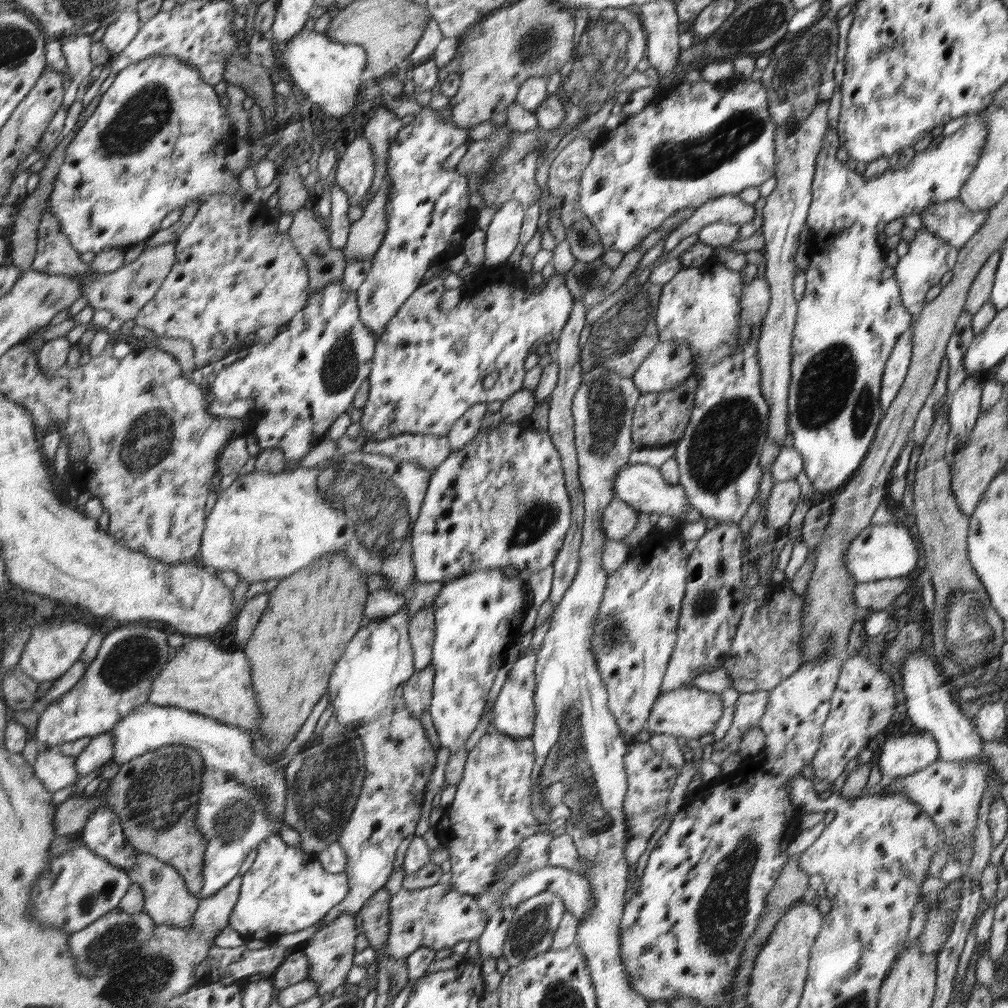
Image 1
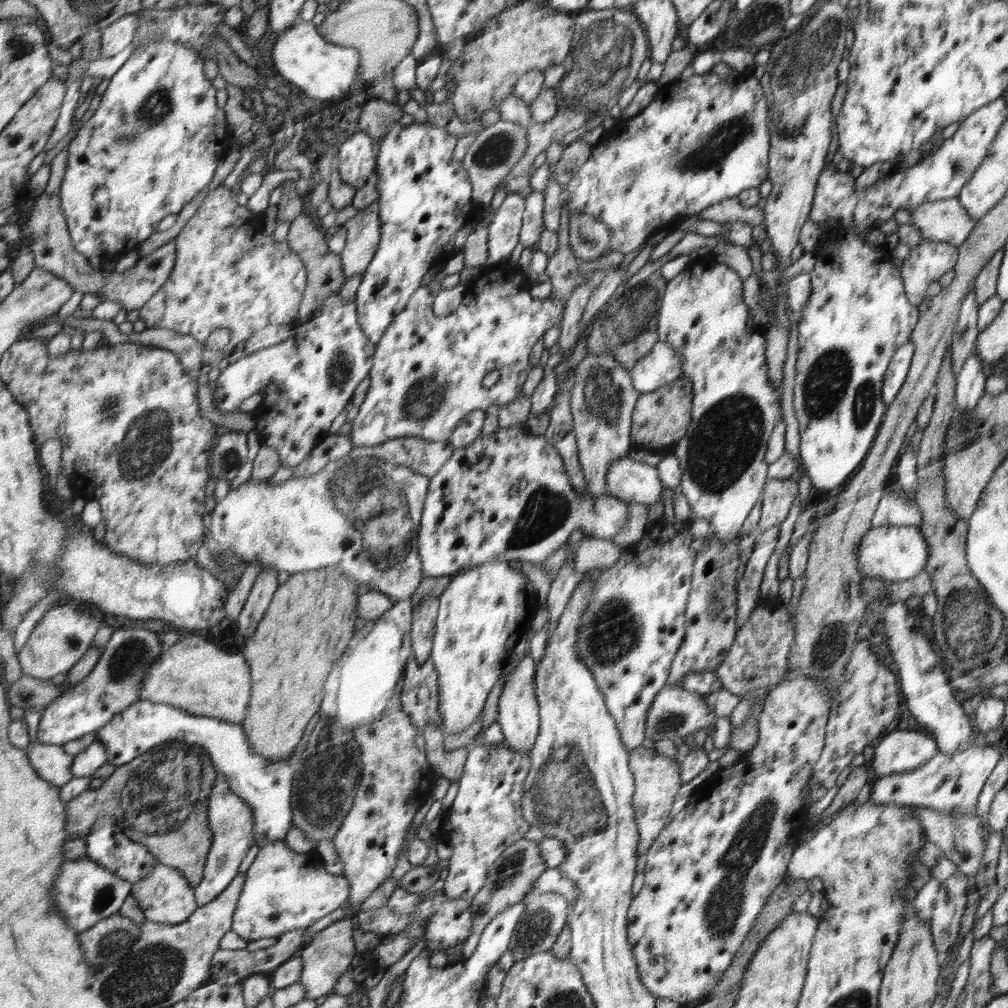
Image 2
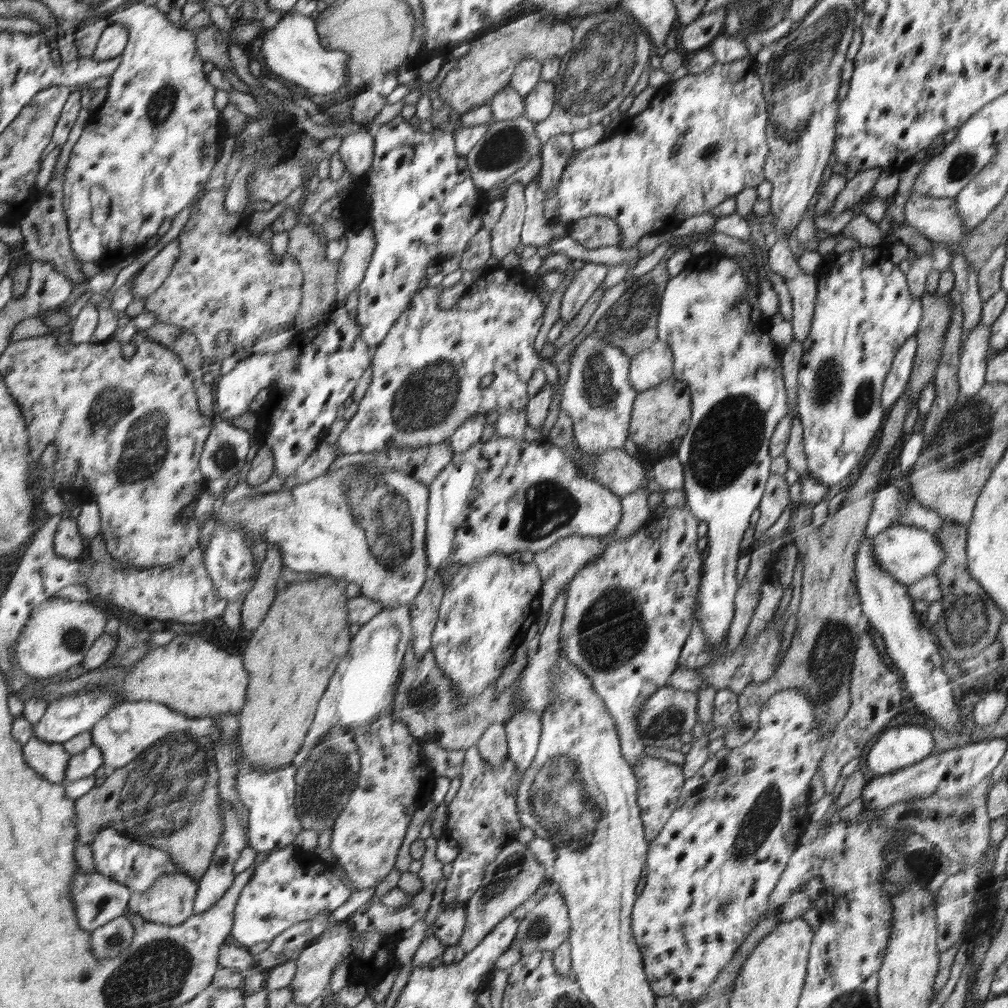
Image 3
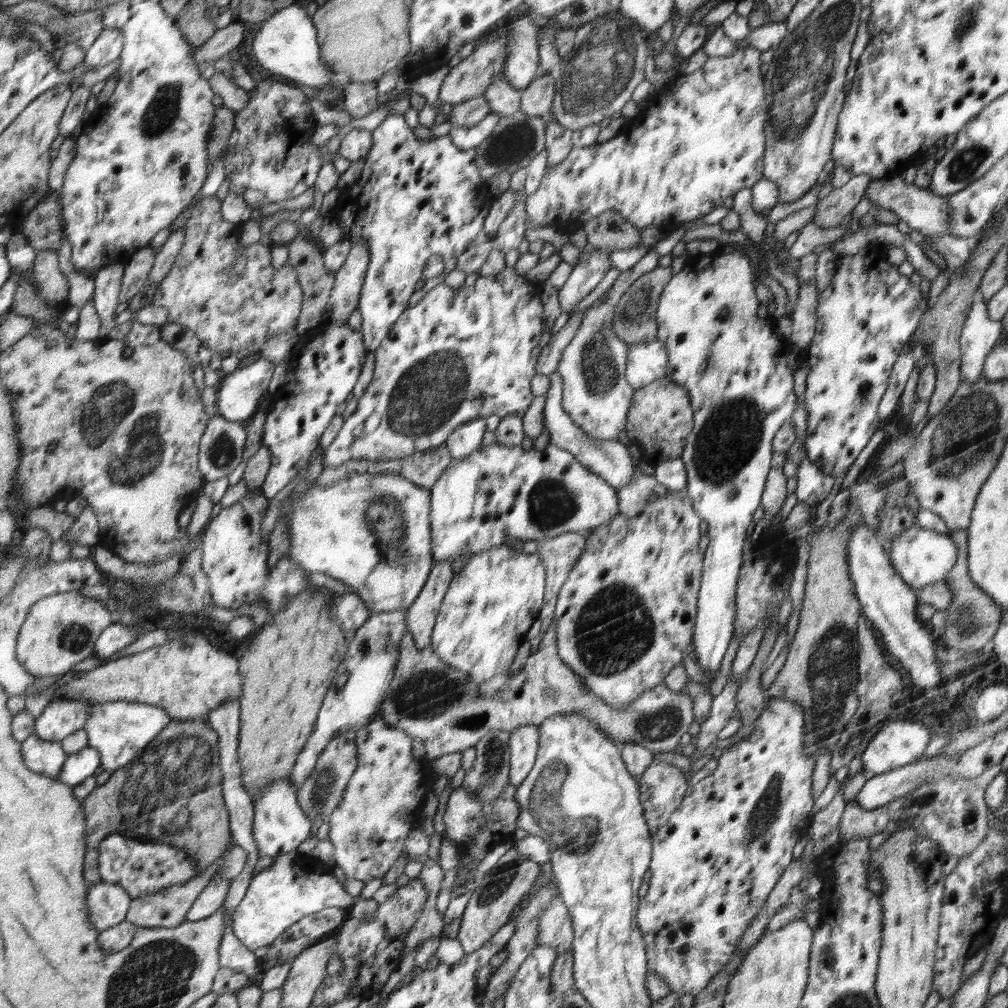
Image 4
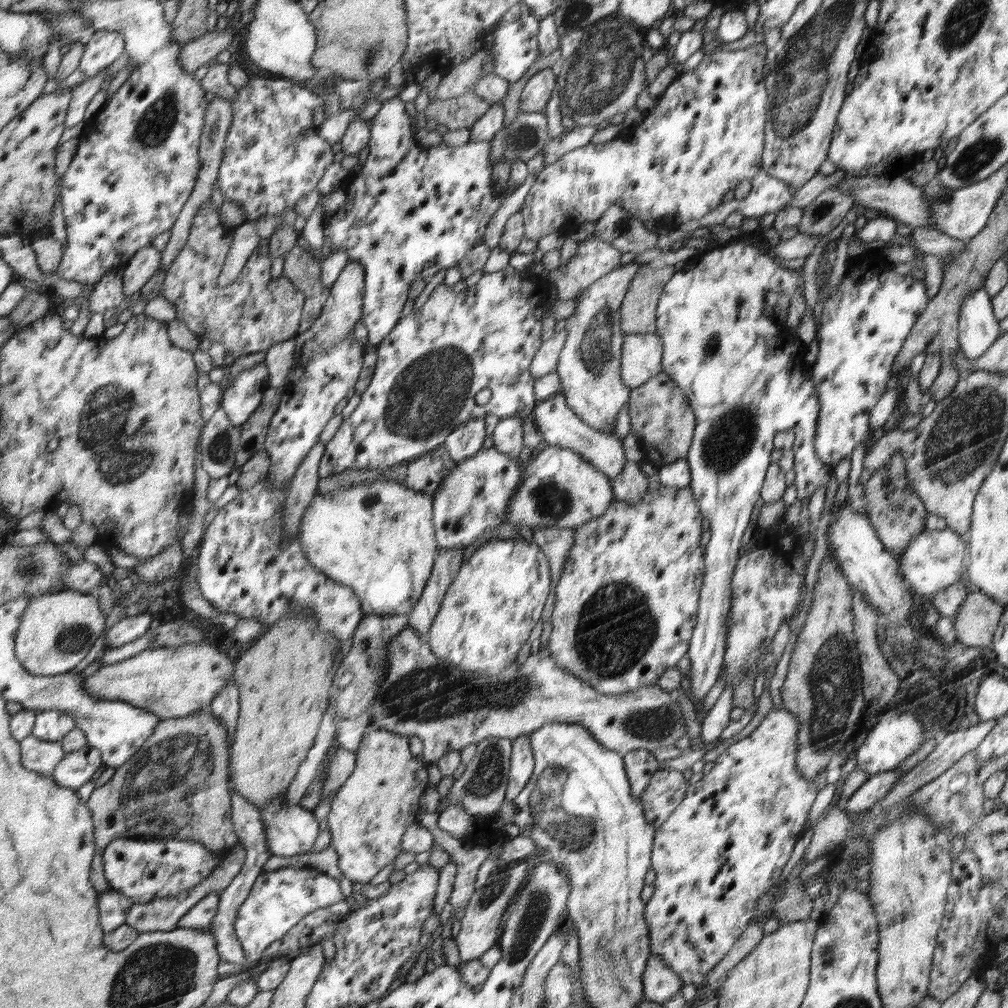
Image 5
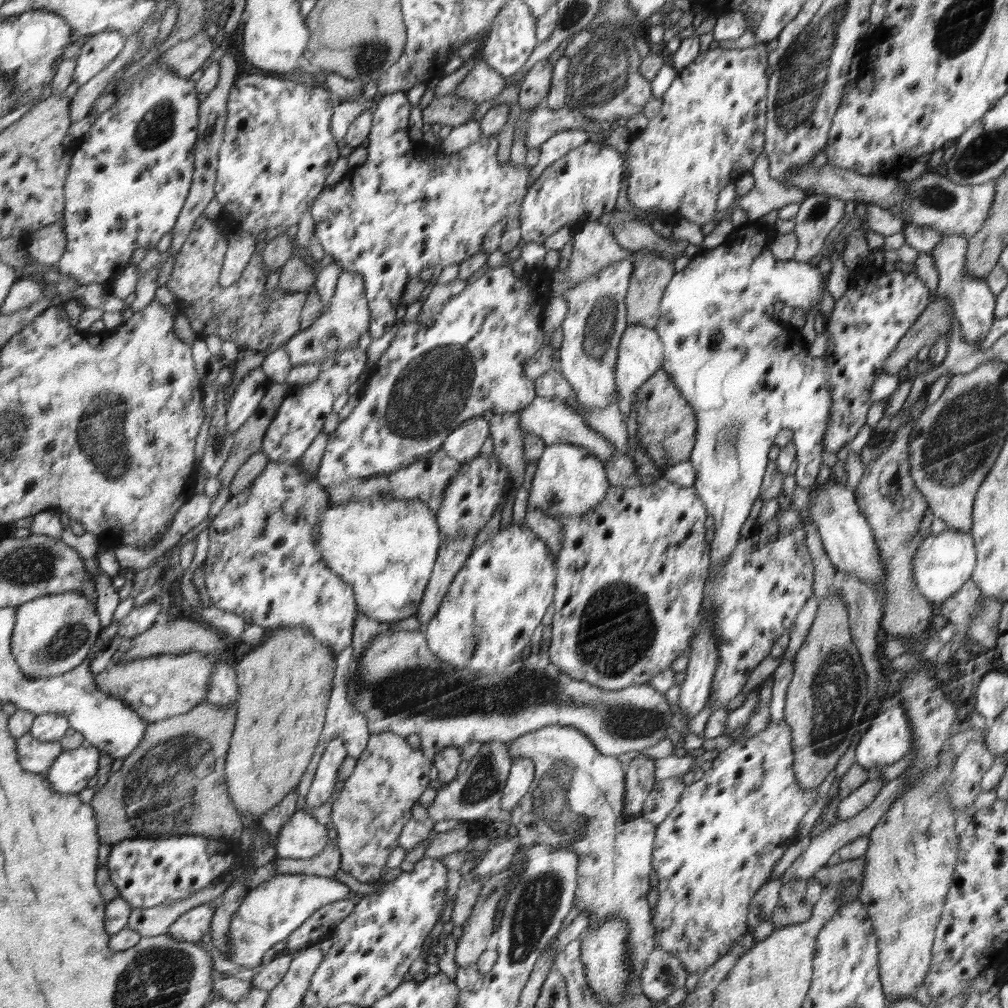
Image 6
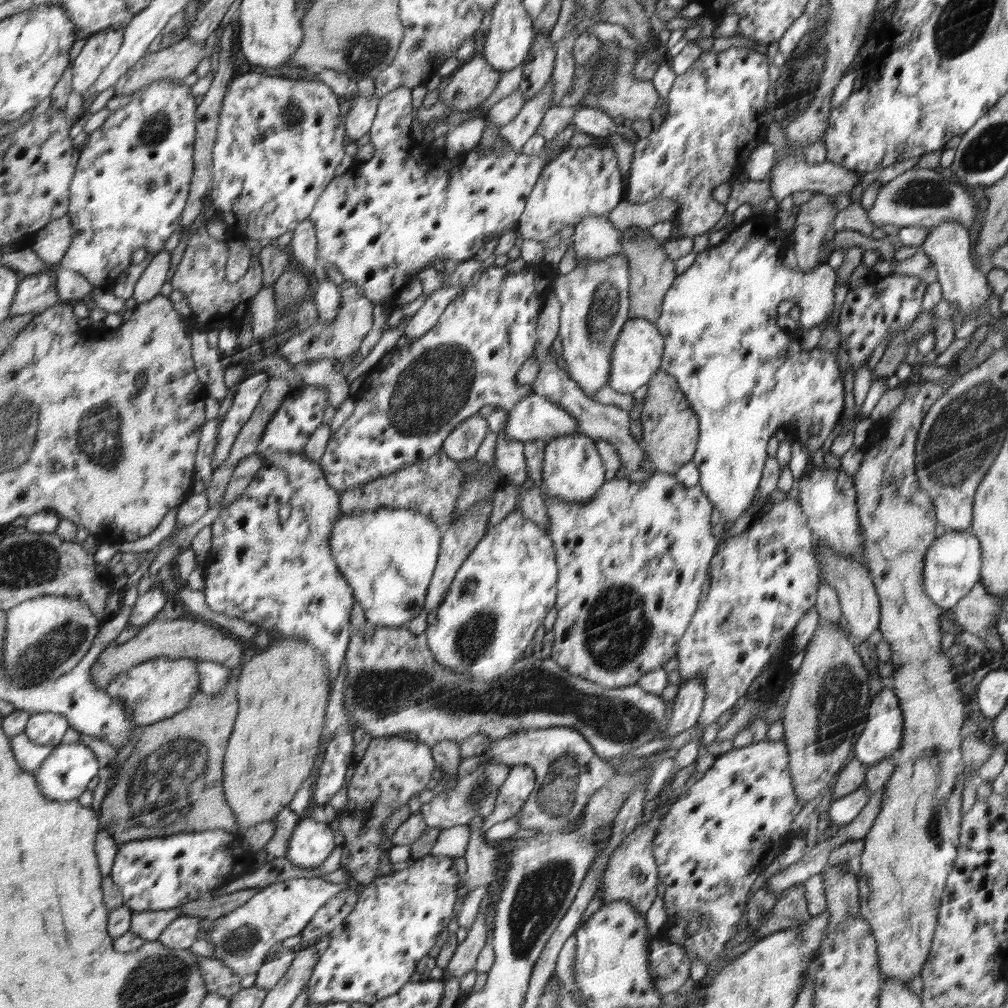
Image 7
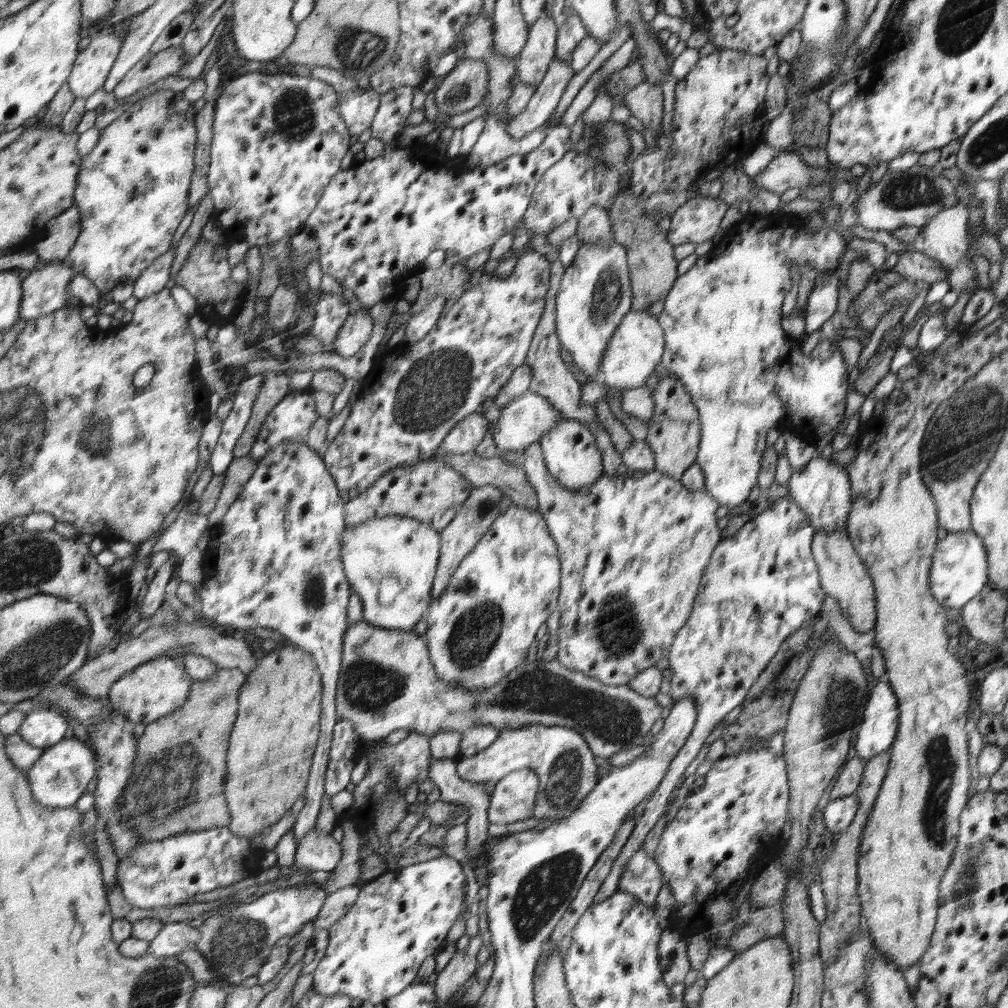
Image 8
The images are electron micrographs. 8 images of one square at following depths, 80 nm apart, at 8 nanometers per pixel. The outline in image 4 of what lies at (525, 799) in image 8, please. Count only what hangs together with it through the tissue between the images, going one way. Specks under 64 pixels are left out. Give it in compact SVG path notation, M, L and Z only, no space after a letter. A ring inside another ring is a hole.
M527 724L509 734L509 782L516 789L536 763L538 745L539 734L536 725Z

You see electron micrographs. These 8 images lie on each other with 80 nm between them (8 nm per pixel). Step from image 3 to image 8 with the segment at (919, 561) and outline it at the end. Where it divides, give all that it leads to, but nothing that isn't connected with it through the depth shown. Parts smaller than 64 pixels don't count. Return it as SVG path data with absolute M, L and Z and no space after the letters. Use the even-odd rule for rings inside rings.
M971 528L948 533L934 552L930 570L932 595L946 608L962 608L990 584L988 549L984 541Z

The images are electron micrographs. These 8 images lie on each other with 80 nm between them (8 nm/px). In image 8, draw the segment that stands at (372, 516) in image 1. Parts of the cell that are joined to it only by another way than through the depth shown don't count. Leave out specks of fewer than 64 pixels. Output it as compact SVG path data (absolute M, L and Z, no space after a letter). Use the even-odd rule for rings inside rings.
M390 515L372 519L358 527L345 528L341 540L345 575L349 577L354 592L362 601L363 620L380 629L413 631L430 607L430 594L441 556L441 533L414 517Z

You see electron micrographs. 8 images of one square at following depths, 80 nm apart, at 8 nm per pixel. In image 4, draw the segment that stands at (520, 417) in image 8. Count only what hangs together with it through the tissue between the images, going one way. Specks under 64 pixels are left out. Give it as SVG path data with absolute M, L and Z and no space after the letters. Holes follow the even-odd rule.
M554 371L550 374L550 390L546 395L546 405L544 405L545 427L550 433L550 444L558 445L560 448L568 449L576 459L586 466L586 469L596 473L598 477L605 478L606 482L613 485L615 489L625 487L633 479L633 473L636 471L628 446L617 440L596 440L584 431L577 423L574 423L572 417L566 413L564 400L564 382Z

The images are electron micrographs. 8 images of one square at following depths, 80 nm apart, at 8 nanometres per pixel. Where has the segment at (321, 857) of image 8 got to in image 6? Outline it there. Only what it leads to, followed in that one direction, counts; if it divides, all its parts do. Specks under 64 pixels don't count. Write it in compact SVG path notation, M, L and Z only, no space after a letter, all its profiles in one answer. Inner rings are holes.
M296 810L290 822L282 826L276 840L275 854L282 859L313 859L333 841L333 833L319 824L310 813Z

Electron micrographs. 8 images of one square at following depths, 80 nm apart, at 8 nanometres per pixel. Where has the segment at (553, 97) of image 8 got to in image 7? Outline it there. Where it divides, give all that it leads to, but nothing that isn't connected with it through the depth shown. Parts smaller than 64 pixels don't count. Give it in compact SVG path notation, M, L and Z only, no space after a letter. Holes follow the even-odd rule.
M549 80L545 87L524 103L520 112L498 130L498 135L508 141L511 151L520 154L523 146L536 133L538 125L548 109L552 108L553 84Z

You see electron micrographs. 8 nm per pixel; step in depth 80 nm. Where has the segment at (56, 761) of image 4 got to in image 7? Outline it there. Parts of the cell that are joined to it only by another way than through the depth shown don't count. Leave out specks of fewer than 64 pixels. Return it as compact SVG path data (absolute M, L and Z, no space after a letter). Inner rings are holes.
M22 733L13 737L13 747L22 768L36 773L45 766L46 760L57 751L58 746L38 744L28 733Z

